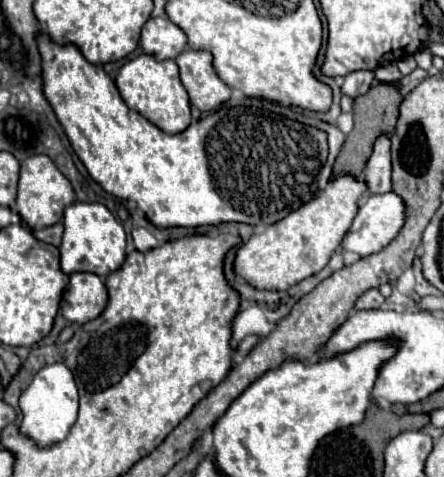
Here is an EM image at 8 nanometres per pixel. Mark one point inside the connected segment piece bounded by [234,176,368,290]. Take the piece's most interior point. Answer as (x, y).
(298, 246)

